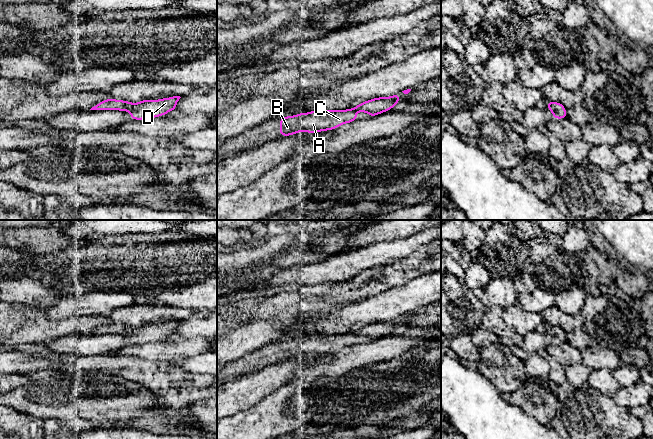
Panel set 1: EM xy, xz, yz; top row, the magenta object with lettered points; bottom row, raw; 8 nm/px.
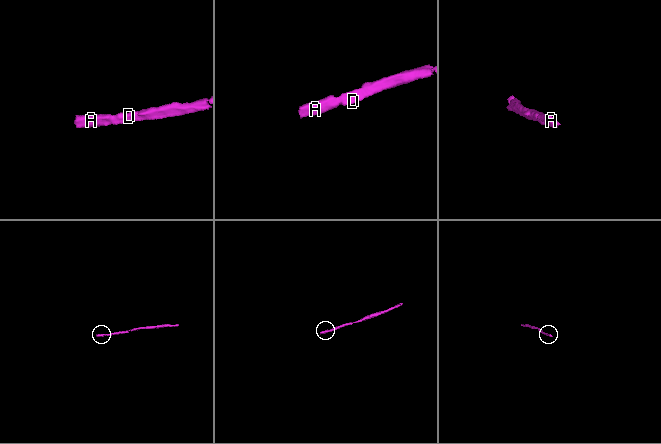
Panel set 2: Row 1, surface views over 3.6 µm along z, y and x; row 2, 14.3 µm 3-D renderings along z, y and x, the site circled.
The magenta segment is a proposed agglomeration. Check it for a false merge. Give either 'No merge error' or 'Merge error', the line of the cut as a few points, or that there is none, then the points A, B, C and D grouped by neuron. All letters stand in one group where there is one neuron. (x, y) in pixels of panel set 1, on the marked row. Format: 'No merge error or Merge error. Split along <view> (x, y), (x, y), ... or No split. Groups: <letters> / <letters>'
No merge error. No split. Groups: A B C D

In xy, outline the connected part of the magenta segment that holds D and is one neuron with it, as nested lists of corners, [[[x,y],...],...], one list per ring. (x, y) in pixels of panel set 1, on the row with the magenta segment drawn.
[[[173,96],[159,100],[142,100],[139,103],[109,98],[98,103],[90,110],[127,111],[131,114],[131,119],[143,120],[146,118],[160,117],[172,110],[176,110],[175,106],[180,98],[180,96]]]

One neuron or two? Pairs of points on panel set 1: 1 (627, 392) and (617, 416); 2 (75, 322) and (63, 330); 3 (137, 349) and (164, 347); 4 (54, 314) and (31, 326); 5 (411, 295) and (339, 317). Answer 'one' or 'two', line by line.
1: two
2: one
3: one
4: two
5: one

